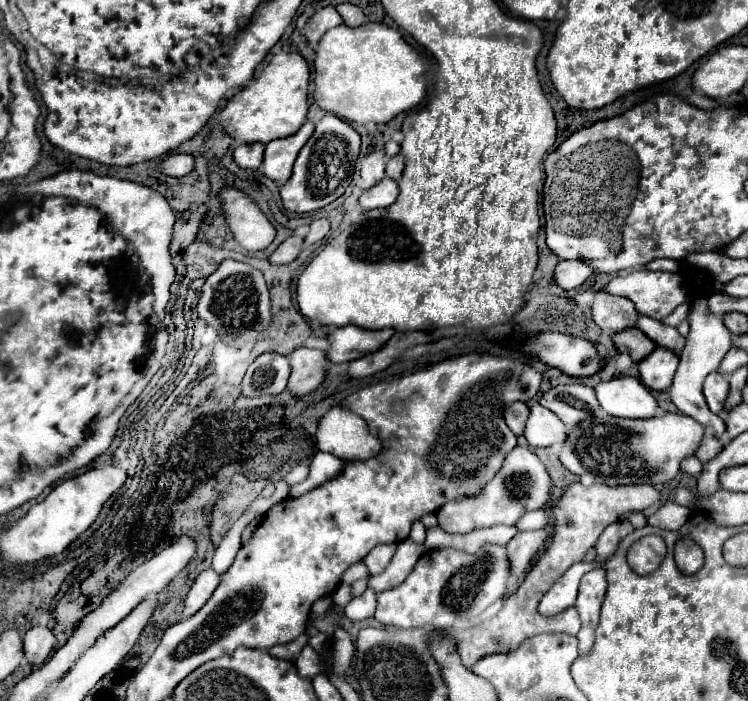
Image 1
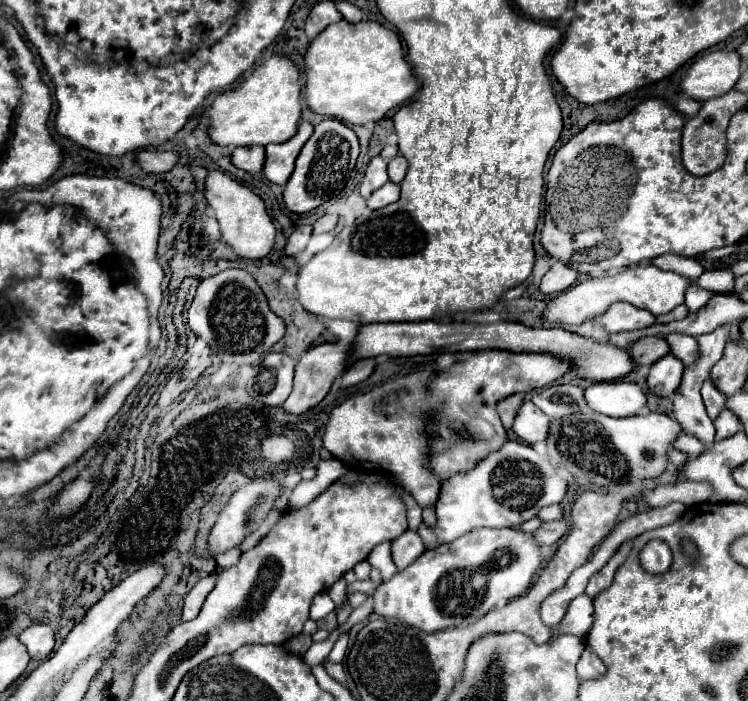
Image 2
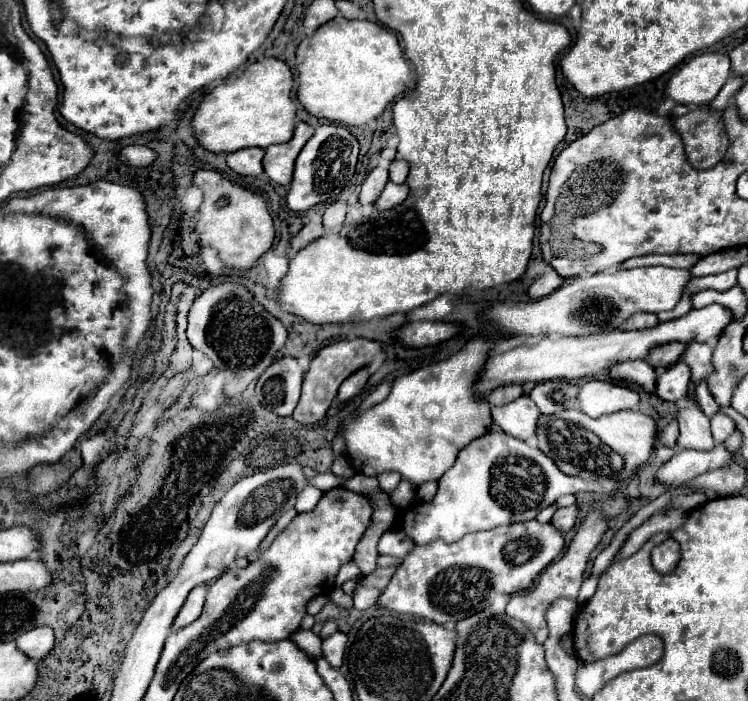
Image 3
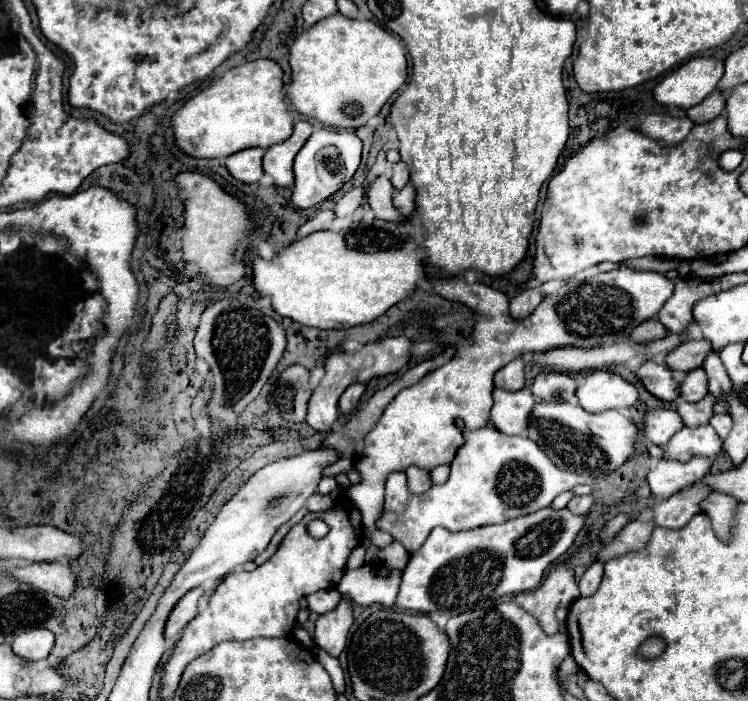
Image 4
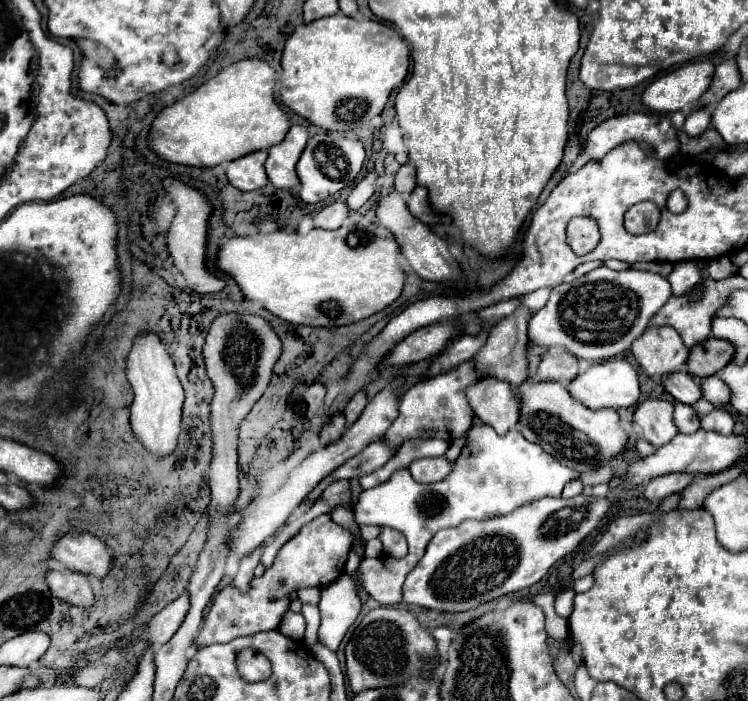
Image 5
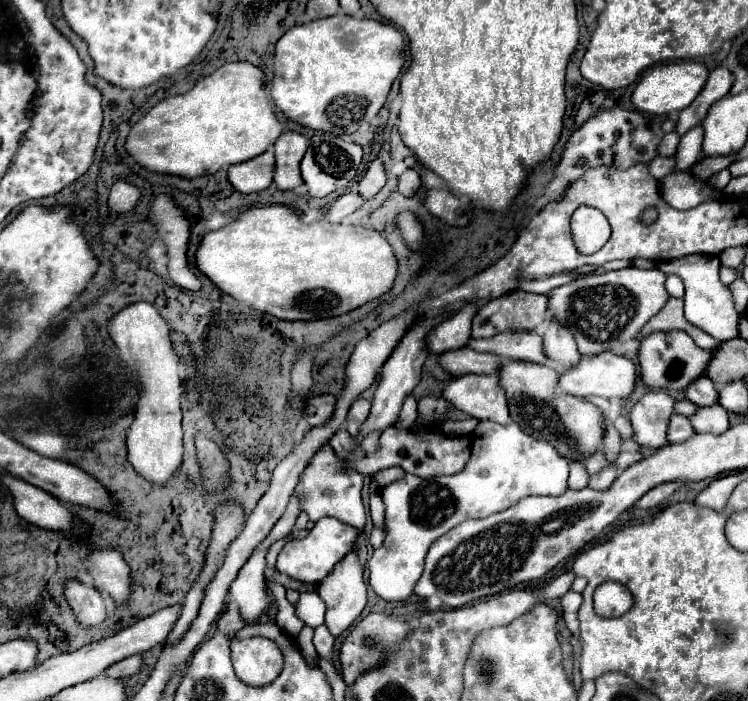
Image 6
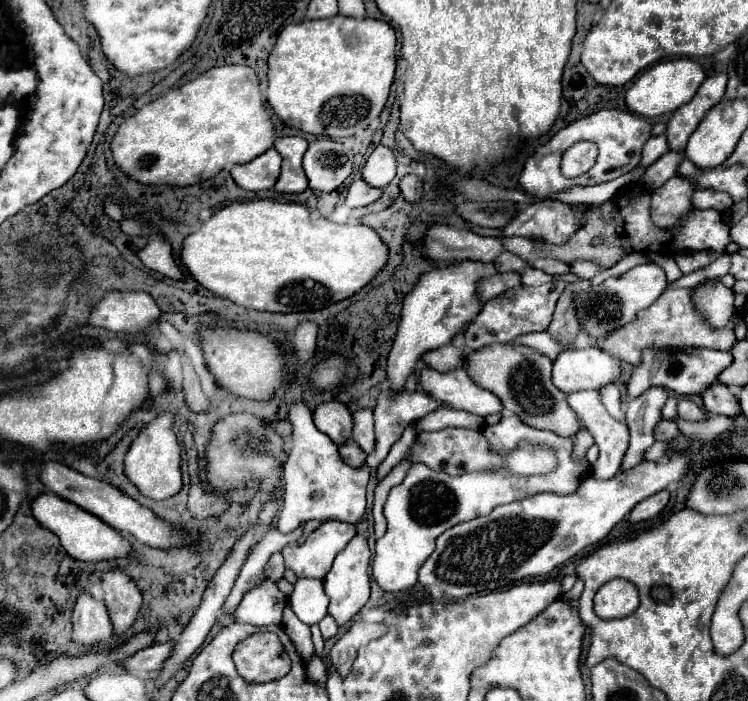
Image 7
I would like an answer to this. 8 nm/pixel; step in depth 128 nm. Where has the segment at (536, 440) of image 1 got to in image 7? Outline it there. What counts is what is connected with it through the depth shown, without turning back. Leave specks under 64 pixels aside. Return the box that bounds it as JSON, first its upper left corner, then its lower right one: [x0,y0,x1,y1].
[420,368,502,416]

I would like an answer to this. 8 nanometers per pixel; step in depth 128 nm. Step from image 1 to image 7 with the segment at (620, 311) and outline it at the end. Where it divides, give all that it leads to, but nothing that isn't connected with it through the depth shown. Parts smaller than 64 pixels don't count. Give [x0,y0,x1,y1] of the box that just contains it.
[628,348,732,398]

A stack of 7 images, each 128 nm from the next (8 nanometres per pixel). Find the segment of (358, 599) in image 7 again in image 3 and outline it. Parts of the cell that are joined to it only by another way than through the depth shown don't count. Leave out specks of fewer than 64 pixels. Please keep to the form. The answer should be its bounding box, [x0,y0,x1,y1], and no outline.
[322,630,346,668]

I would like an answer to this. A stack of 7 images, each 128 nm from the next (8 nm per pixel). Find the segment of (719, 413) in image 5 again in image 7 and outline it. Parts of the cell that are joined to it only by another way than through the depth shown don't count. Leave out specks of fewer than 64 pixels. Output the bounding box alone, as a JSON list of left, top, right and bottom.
[678,398,706,422]

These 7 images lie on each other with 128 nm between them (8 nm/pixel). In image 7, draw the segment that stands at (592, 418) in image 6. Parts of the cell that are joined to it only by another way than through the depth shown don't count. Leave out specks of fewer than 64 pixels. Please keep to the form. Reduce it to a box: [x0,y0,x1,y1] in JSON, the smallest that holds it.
[464,344,580,436]

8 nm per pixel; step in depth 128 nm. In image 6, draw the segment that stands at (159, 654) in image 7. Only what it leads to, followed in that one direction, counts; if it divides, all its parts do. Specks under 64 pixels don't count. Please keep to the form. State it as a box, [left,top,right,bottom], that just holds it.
[104,654,144,678]

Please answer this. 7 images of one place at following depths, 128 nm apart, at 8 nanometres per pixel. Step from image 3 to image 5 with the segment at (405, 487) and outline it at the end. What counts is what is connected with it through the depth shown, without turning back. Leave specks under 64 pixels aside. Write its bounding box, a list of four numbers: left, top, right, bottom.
[408,456,452,484]

